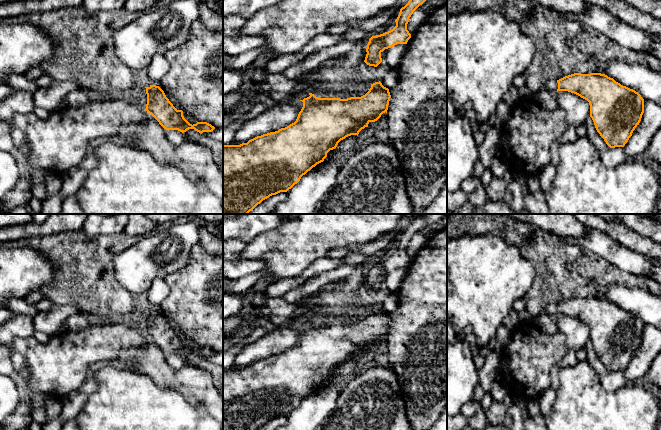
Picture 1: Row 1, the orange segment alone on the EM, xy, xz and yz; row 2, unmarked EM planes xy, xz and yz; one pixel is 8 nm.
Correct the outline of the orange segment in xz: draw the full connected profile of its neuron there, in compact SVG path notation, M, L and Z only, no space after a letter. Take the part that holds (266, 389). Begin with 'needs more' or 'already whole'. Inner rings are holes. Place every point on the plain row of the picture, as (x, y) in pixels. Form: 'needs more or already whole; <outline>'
needs more; M264 290L255 292L252 304L259 308L261 317L275 325L290 324L293 320L294 325L303 326L303 331L296 345L285 352L257 360L240 369L223 369L223 430L257 430L272 419L287 416L300 405L303 399L323 386L327 377L335 373L341 364L351 359L358 360L370 346L377 345L383 337L387 337L391 322L389 313L380 305L371 308L369 315L361 321L340 323L319 322L309 316L297 315L297 304L290 304L281 297L267 297Z

